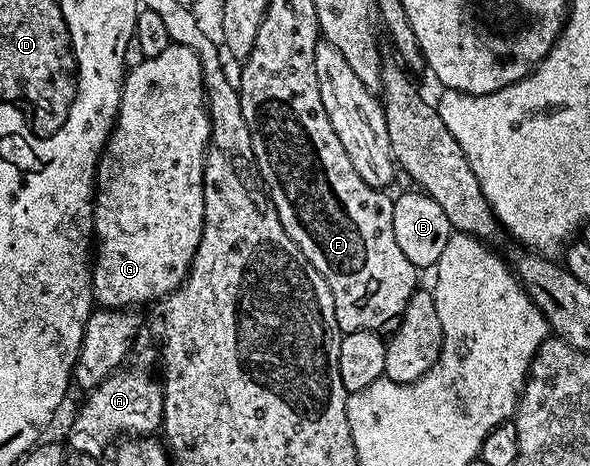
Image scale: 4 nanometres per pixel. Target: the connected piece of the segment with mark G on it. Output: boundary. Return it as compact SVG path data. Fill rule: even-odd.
M173 43L162 55L137 62L127 70L116 124L96 166L94 237L98 244L92 265L92 296L95 304L105 309L140 307L136 305L163 299L183 284L200 246L205 214L203 165L211 138L211 119L198 55L190 47Z

